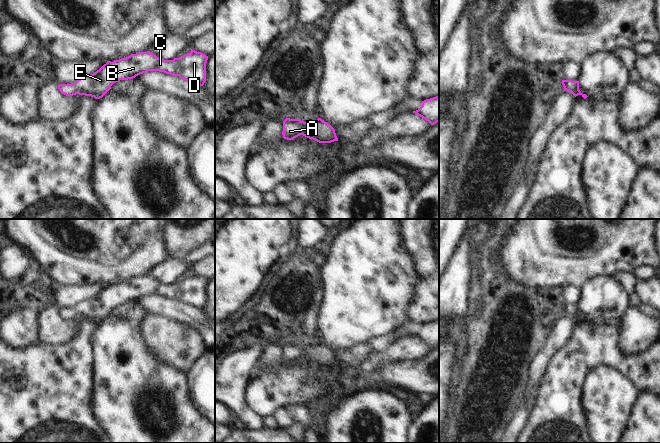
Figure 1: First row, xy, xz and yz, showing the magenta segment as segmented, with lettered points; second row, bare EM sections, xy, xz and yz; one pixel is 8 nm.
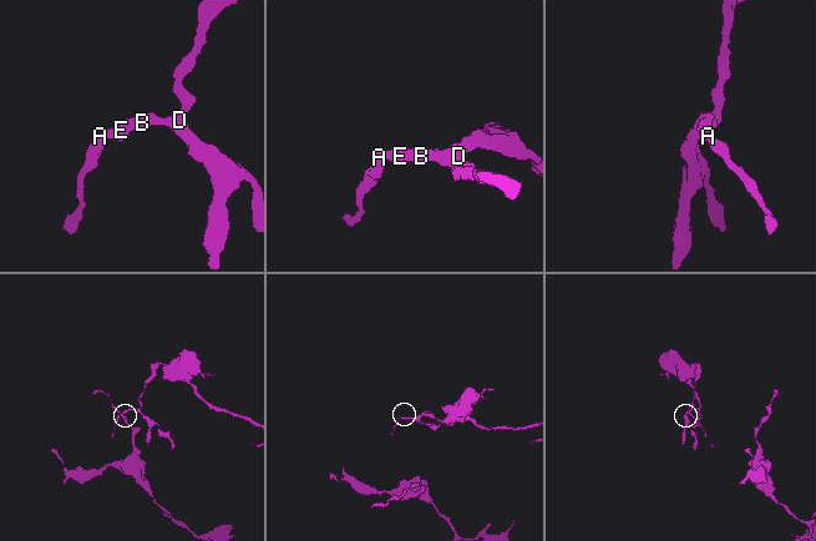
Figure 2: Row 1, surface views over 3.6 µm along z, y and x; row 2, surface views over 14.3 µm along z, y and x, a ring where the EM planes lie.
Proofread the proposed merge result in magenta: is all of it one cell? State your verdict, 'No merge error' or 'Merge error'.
No merge error

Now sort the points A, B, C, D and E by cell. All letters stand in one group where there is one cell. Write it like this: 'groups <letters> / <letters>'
groups A B C D E

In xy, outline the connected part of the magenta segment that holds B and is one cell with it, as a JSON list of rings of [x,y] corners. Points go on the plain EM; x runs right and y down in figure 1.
[[[192,274],[179,282],[164,284],[150,275],[131,278],[126,282],[107,285],[99,294],[78,303],[74,308],[59,308],[59,315],[66,320],[76,318],[102,322],[111,310],[120,305],[133,303],[148,295],[159,295],[203,310],[206,305],[208,280]]]

